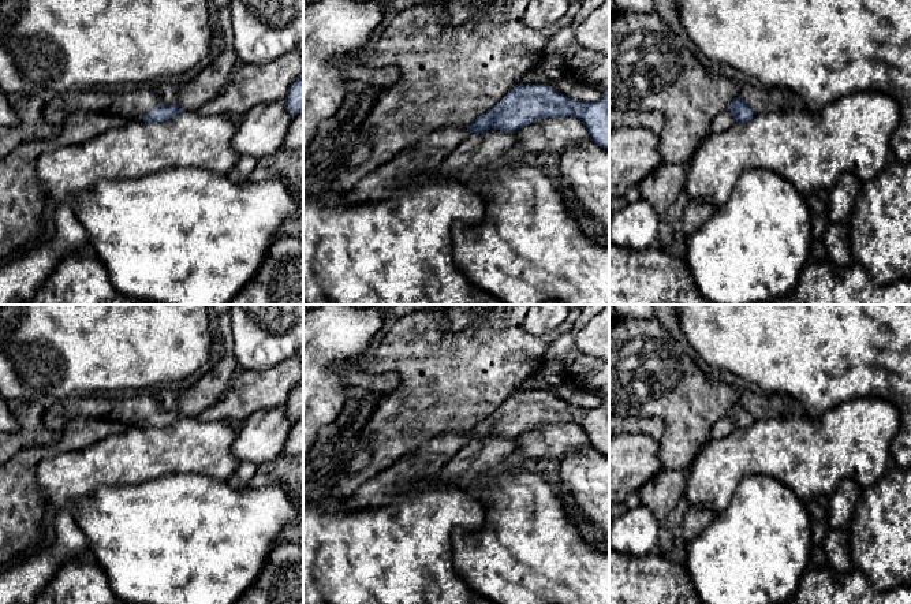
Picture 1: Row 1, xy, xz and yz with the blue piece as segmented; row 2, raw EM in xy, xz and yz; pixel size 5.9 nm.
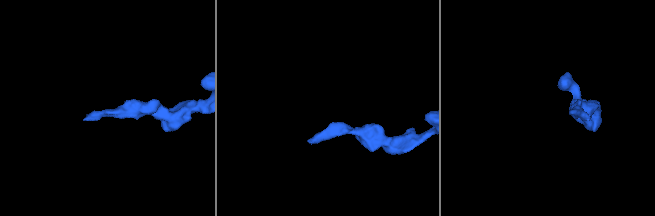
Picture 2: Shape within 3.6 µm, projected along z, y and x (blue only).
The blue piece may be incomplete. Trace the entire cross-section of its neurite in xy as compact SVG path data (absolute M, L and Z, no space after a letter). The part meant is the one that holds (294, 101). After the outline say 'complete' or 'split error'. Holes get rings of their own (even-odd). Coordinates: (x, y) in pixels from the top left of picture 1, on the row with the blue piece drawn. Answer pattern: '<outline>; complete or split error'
M303 72L291 85L285 100L287 111L295 116L303 111Z; complete

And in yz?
M736 97L728 105L728 109L732 115L735 122L746 123L754 118L757 113L743 98Z; complete

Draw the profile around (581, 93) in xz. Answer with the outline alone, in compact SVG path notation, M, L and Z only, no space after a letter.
M564 78L560 79L548 79L546 85L552 89L563 93L568 98L576 101L601 101L605 97L606 92L595 89L594 86L575 86L568 83Z

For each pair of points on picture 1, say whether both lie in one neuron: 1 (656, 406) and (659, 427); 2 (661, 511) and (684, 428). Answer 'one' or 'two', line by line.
1: two
2: two

